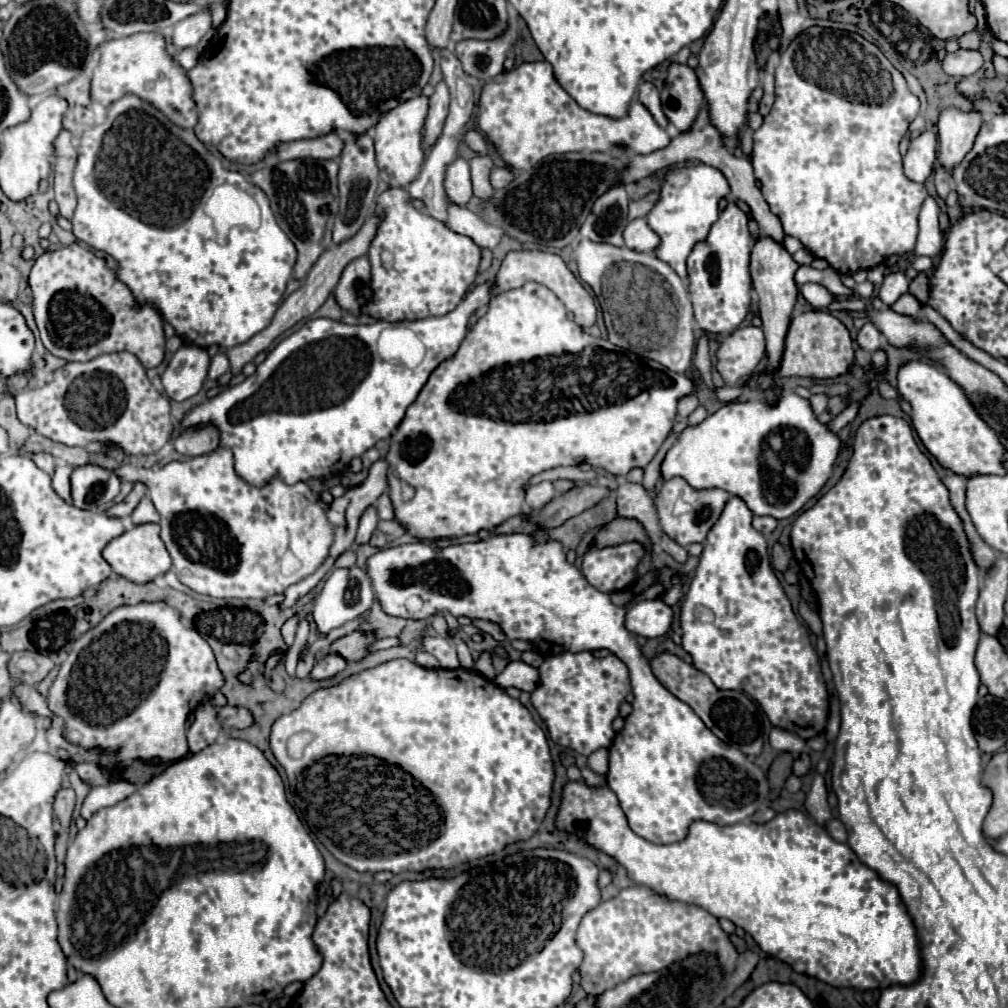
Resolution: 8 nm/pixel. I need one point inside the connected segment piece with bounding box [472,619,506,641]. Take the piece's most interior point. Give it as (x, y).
(494, 629)

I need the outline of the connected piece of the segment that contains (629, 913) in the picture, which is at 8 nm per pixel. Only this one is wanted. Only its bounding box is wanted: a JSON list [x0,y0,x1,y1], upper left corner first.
[576,885,738,997]

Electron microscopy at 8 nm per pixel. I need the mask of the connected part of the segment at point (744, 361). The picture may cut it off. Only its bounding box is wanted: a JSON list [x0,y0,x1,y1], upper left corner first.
[716,325,764,385]

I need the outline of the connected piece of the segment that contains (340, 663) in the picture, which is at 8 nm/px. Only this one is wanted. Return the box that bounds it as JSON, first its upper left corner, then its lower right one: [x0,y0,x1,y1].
[310,653,346,679]

